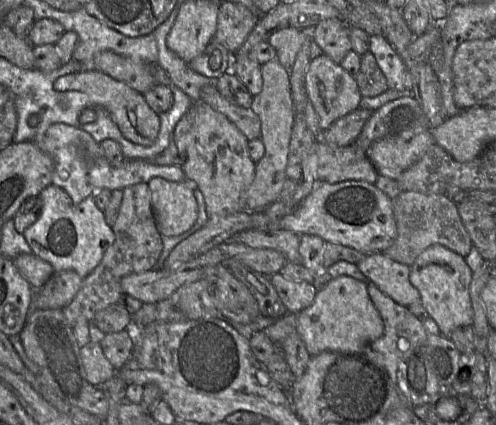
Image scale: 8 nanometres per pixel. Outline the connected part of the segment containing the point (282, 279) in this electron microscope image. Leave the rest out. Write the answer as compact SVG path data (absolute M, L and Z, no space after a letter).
M281 273L271 275L270 281L289 313L299 314L313 303L318 293L312 283L291 280Z

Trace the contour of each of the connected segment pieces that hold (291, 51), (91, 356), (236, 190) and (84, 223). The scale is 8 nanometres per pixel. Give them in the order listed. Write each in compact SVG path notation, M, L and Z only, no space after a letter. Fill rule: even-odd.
M284 28L271 34L267 42L275 48L276 59L289 70L304 41L308 39L308 35L310 35L310 31Z
M90 341L80 348L87 380L93 385L102 385L116 375L116 369L105 357L99 342Z
M205 102L196 105L194 123L187 134L187 159L182 169L204 195L209 219L247 211L247 193L255 178L256 163L249 153L249 140L224 114Z
M51 184L41 191L39 197L41 213L23 232L32 253L49 262L55 272L74 270L85 278L99 265L105 252L115 241L113 229L97 207L94 195L74 204L67 192Z

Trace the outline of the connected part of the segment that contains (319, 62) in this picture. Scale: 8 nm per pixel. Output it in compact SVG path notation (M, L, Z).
M324 53L310 60L305 75L305 87L322 131L326 131L339 118L358 109L363 97L355 77Z

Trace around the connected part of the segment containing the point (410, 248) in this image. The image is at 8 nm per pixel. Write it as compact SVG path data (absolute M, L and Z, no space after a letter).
M403 191L392 199L392 206L397 234L394 243L383 254L399 263L411 267L417 257L434 244L442 245L464 258L474 246L461 220L458 204L445 195Z

